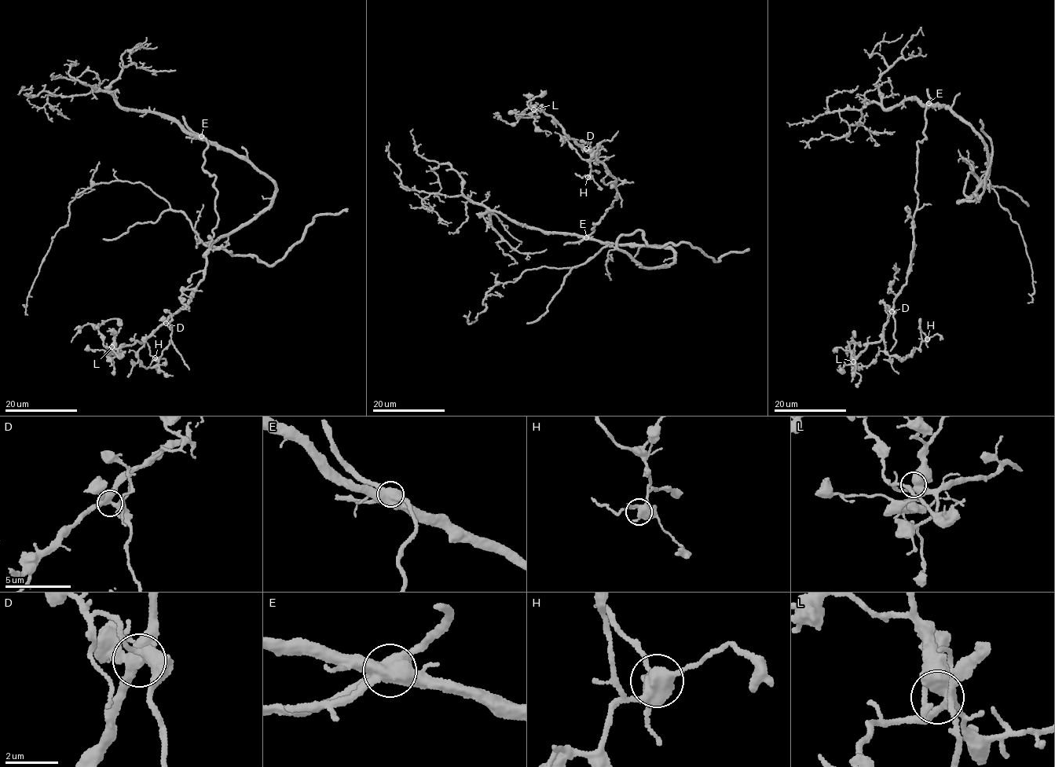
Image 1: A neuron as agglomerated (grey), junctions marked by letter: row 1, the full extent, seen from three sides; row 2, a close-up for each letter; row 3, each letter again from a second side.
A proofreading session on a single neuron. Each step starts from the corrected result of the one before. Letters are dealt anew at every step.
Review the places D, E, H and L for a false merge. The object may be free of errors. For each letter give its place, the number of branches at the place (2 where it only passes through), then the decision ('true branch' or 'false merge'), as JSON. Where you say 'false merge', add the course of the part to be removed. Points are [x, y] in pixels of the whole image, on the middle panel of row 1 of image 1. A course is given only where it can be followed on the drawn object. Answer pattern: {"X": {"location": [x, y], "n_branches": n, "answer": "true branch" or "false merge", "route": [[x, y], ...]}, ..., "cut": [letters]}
{"D": {"location": [586, 148], "n_branches": 5, "answer": "true branch"}, "E": {"location": [586, 237], "n_branches": 5, "answer": "false merge", "route": [[586, 237], [618, 197], [613, 185], [617, 181], [551, 115], [528, 108], [510, 124], [493, 116]]}, "H": {"location": [587, 177], "n_branches": 5, "answer": "true branch"}, "L": {"location": [533, 109], "n_branches": 4, "answer": "true branch"}, "cut": ["E"]}

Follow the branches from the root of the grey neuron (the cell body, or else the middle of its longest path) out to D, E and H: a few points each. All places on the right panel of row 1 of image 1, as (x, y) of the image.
D: (954, 113), (944, 106), (928, 104), (924, 111), (925, 138), (917, 142), (917, 204), (910, 270), (891, 311)
E: (954, 113), (944, 106), (934, 106), (929, 103)
H: (954, 113), (928, 104), (924, 111), (910, 270), (882, 333), (884, 351), (899, 357), (927, 339)

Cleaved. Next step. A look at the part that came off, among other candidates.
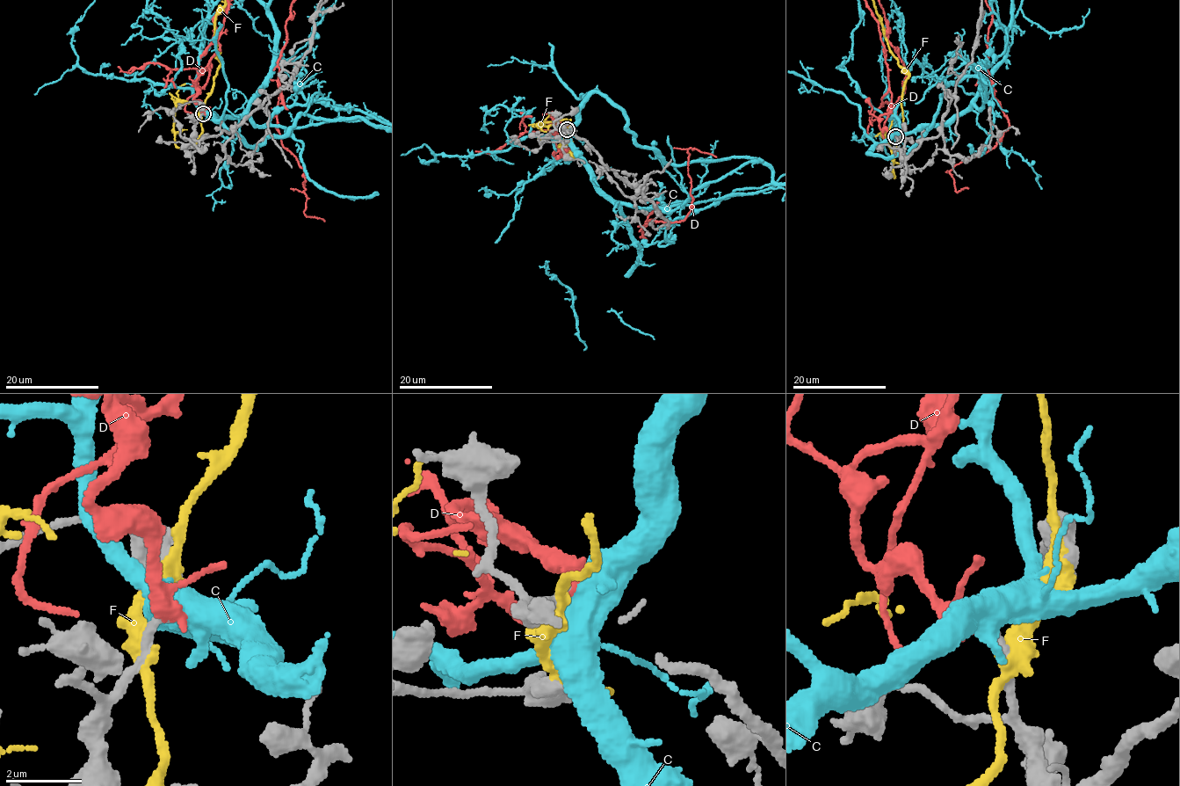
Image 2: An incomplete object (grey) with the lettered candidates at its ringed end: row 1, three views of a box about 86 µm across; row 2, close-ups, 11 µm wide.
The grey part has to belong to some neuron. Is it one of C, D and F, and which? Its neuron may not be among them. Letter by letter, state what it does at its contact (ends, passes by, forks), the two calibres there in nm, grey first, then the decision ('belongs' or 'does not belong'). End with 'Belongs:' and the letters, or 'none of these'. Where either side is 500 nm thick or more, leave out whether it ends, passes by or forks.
C: 240 nm thick on the grey side, 800 nm on the other; does not belong
D: it passes by; 240 nm thick on the grey side, 240 nm on the other; belongs
F: it passes by; 320 nm thick on the grey side, 460 nm on the other; does not belong
Belongs: D

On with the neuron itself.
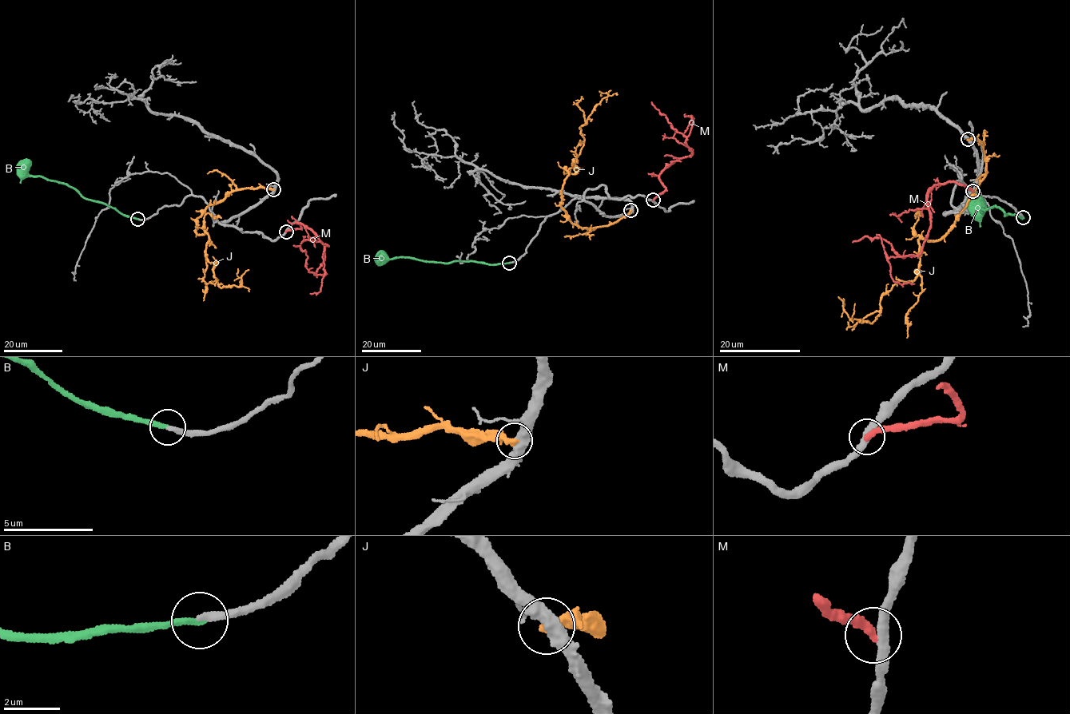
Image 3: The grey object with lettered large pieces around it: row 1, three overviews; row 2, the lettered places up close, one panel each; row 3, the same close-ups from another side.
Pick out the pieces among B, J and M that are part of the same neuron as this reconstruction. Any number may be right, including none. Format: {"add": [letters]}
{"add": ["B"]}

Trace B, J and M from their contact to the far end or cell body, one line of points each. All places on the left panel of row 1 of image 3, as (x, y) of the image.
B: (137, 219), (125, 216), (105, 204), (83, 198), (65, 184), (29, 175), (21, 160)
J: (272, 189), (229, 193), (196, 220), (217, 285), (240, 286), (237, 268)
M: (285, 232), (301, 228), (299, 222), (324, 245), (324, 260), (316, 275), (306, 265), (305, 251), (293, 246)

